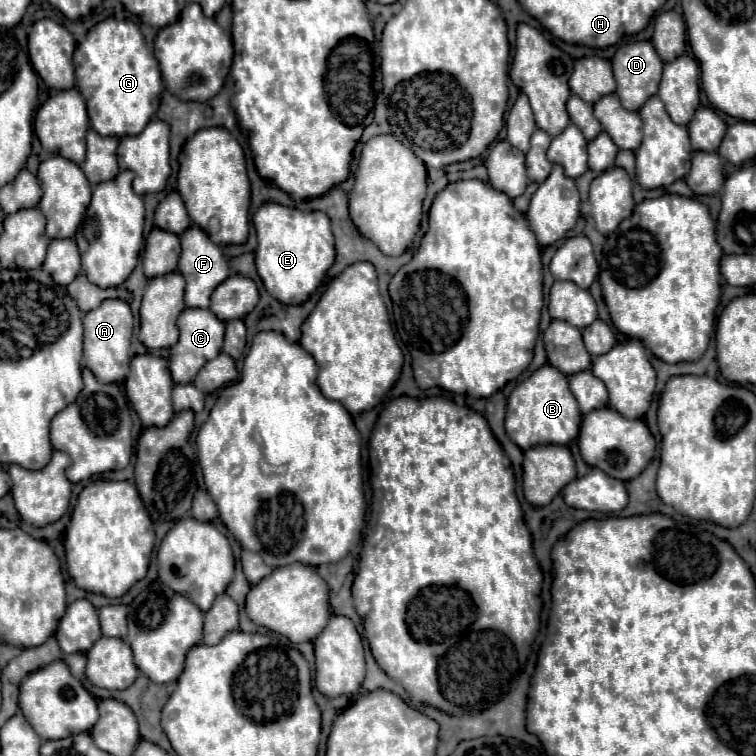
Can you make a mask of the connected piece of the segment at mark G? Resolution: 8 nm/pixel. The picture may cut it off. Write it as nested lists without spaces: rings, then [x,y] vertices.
[[[106,19],[98,25],[94,25],[86,39],[78,45],[74,53],[74,65],[76,65],[76,83],[80,93],[86,99],[88,105],[88,117],[90,126],[100,135],[112,135],[112,137],[124,137],[124,135],[138,135],[144,129],[144,123],[154,117],[154,113],[160,107],[164,83],[160,75],[160,67],[156,63],[156,57],[144,43],[144,35],[140,29],[129,20]]]

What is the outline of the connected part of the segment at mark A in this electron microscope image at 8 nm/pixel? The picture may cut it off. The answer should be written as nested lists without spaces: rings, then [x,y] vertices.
[[[106,299],[100,307],[92,309],[84,317],[84,357],[82,365],[92,369],[100,383],[120,383],[128,375],[130,363],[130,337],[132,337],[132,311],[126,301]]]

